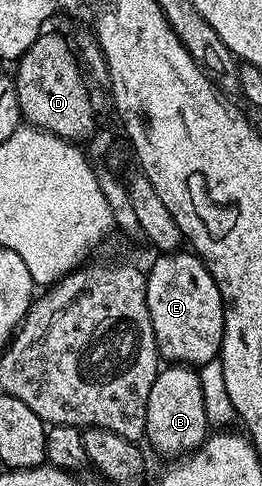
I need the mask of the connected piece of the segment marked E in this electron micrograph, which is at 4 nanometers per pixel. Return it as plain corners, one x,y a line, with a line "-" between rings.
177,252
175,254
160,254
152,262
152,267
147,267
144,283
146,284
146,308
150,312
150,324
154,328
154,336
156,337
156,349
160,351
161,359
168,364
179,364
182,366
190,366
199,368
207,364
208,361
214,361
220,357
220,345
222,344
222,336
224,335
224,301
218,292
218,284
214,280
214,276
210,276
208,265
201,260
199,254
195,252

